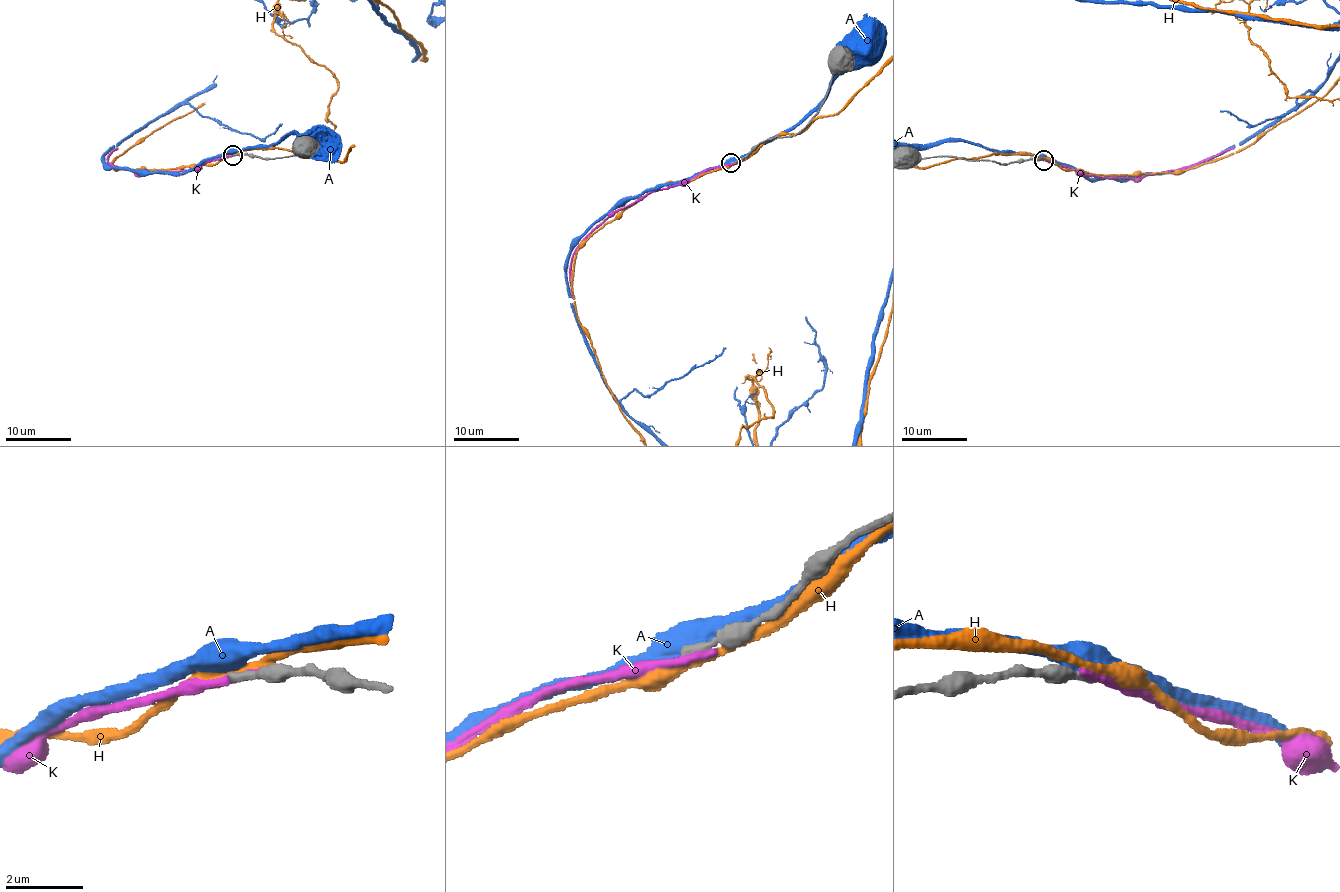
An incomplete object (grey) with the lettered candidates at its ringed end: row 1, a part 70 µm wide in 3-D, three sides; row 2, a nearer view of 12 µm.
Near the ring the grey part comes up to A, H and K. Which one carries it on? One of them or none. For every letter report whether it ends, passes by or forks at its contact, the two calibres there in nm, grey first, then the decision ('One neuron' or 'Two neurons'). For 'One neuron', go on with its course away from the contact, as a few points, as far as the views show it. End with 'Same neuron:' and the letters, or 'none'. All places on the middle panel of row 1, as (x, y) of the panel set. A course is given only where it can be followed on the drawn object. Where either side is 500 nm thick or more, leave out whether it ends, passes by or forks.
A: It passes by. Thickness 180 nm (grey) against 480 nm. Two neurons
H: It passes by. Thickness 360 nm (grey) against 240 nm. Two neurons
K: It ends there. Thickness 240 nm (grey) against 260 nm. Two neurons
Same neuron: none

